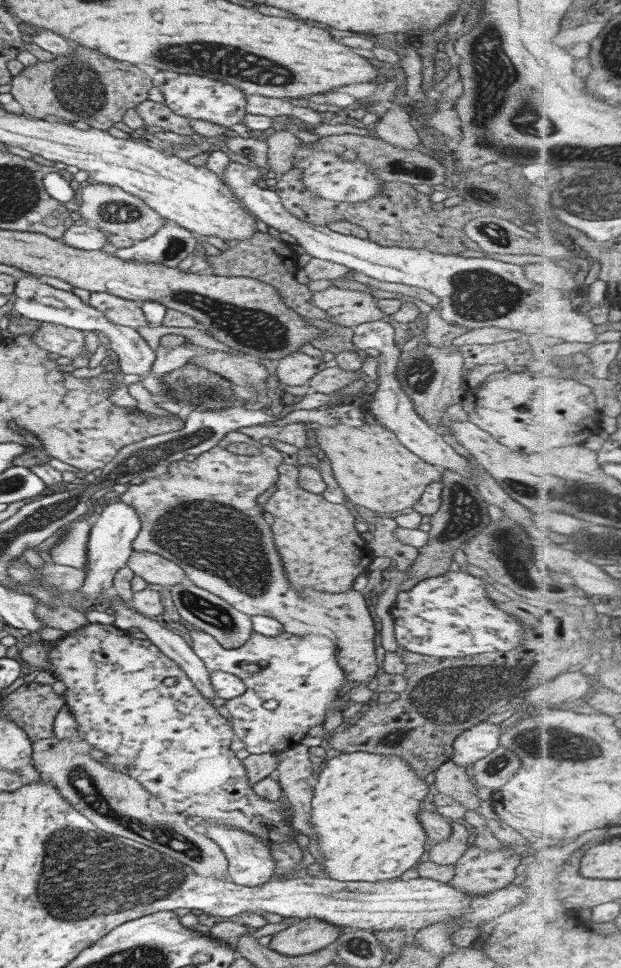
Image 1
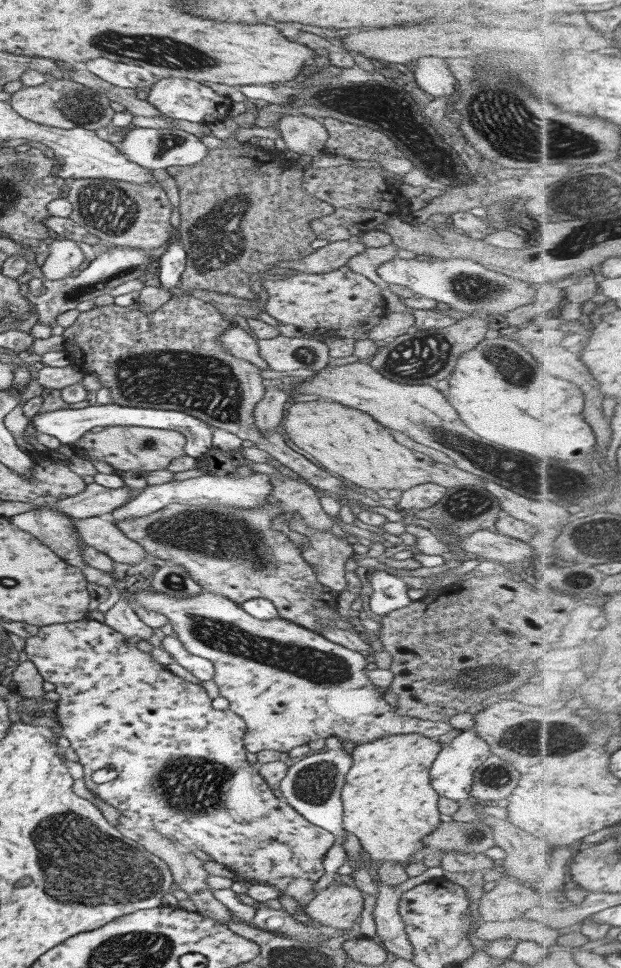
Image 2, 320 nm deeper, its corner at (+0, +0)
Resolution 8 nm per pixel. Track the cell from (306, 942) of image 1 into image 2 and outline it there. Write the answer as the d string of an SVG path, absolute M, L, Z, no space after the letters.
M333 881L303 906L304 913L320 926L349 930L363 910L361 891Z

